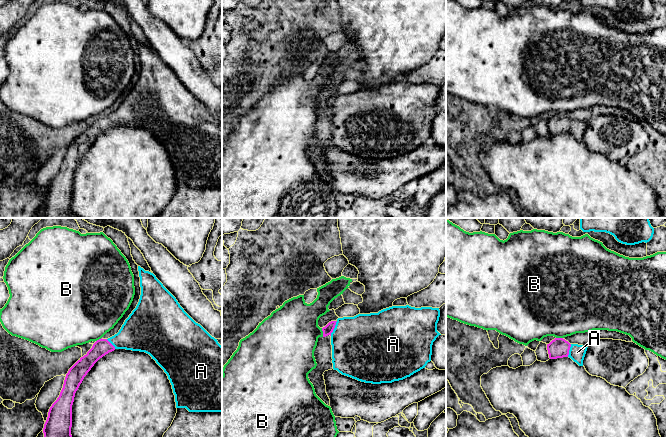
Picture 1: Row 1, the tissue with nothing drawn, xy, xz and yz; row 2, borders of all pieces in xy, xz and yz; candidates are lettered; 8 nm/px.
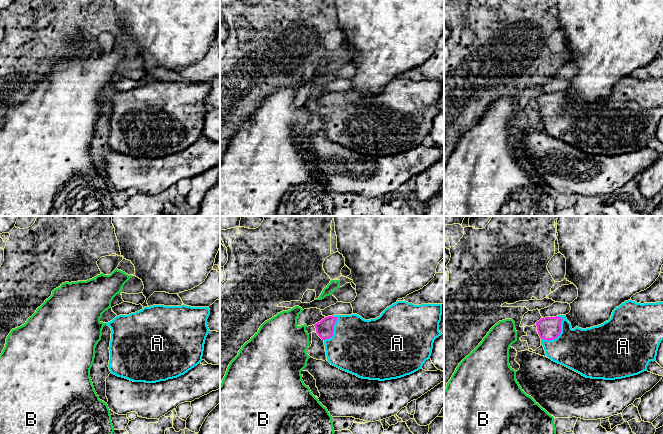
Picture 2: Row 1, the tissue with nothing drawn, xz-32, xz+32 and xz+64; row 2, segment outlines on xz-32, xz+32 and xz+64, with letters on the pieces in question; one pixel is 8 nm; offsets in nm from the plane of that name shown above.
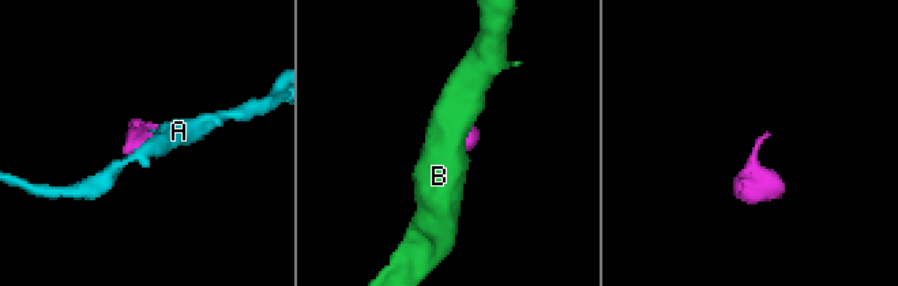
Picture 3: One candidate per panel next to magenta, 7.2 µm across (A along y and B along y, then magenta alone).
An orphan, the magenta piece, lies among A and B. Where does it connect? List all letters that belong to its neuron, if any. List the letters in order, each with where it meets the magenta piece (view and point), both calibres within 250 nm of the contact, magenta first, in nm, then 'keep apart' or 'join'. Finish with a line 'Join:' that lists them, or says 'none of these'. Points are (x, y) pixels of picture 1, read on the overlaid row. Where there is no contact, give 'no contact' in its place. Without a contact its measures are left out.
A: contact xz (334, 327); calibres 80 and 460 nm; join
B: contact xz (323, 332); calibres 80 and 420 nm; keep apart
Join: A

